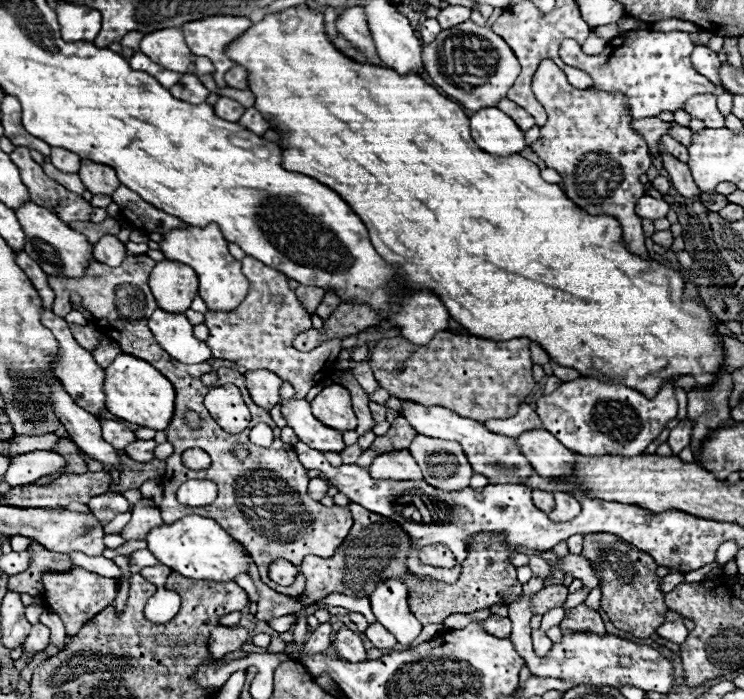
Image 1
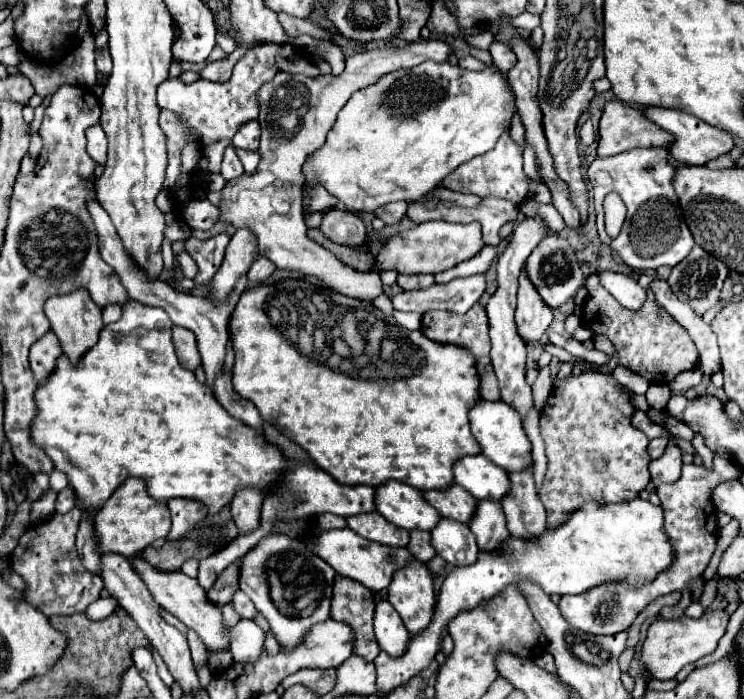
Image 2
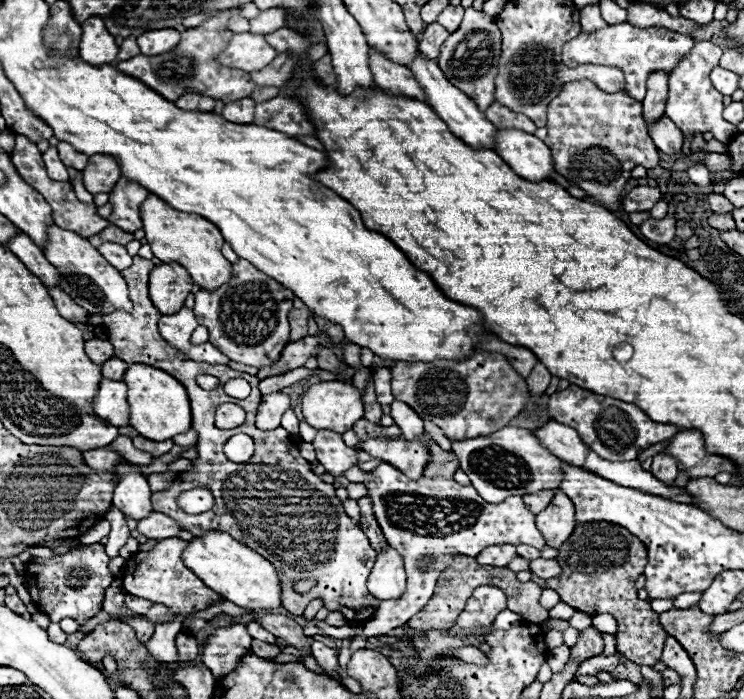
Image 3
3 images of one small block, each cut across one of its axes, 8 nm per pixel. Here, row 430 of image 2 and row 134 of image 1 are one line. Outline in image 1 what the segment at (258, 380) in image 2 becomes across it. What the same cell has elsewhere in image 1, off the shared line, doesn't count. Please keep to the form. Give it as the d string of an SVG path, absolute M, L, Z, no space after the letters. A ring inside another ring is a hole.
M306 4L288 8L280 14L268 14L262 22L252 24L236 42L228 46L228 56L236 64L248 68L250 90L256 94L256 110L260 110L264 118L270 120L272 128L286 136L286 144L282 144L282 166L290 172L312 176L318 182L330 186L336 194L340 194L344 202L348 202L348 206L366 224L376 252L386 262L400 264L400 272L404 272L404 276L414 286L426 286L428 290L436 292L442 298L444 306L450 310L450 316L460 322L468 332L494 341L530 338L532 342L540 344L556 364L574 368L584 378L592 376L600 380L626 380L632 372L632 384L628 386L636 388L648 398L654 398L660 386L664 386L664 382L674 384L682 376L692 376L694 388L708 388L712 382L716 382L716 374L720 374L720 370L724 368L724 348L720 346L716 320L712 318L712 312L708 310L702 298L692 298L690 302L682 300L686 288L682 272L664 266L656 260L630 254L628 246L624 246L620 224L616 222L616 218L608 214L592 216L586 210L580 210L576 204L572 204L572 200L566 198L558 184L548 184L540 178L540 168L534 162L522 158L520 154L510 158L498 158L480 150L470 136L470 120L464 110L456 102L428 86L420 76L400 76L392 68L358 64L346 58L328 40L324 32L324 16L314 14Z

